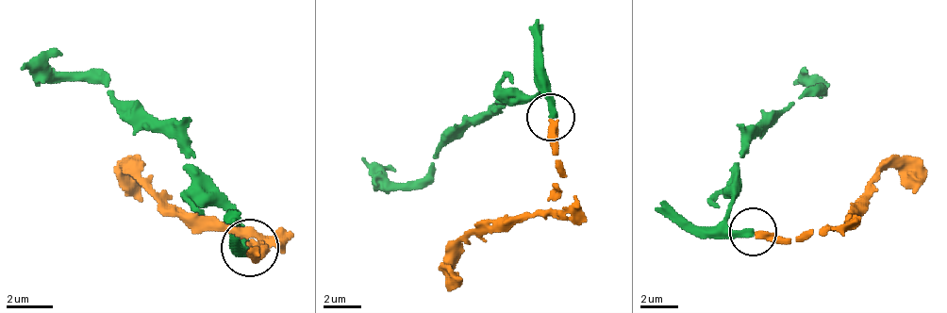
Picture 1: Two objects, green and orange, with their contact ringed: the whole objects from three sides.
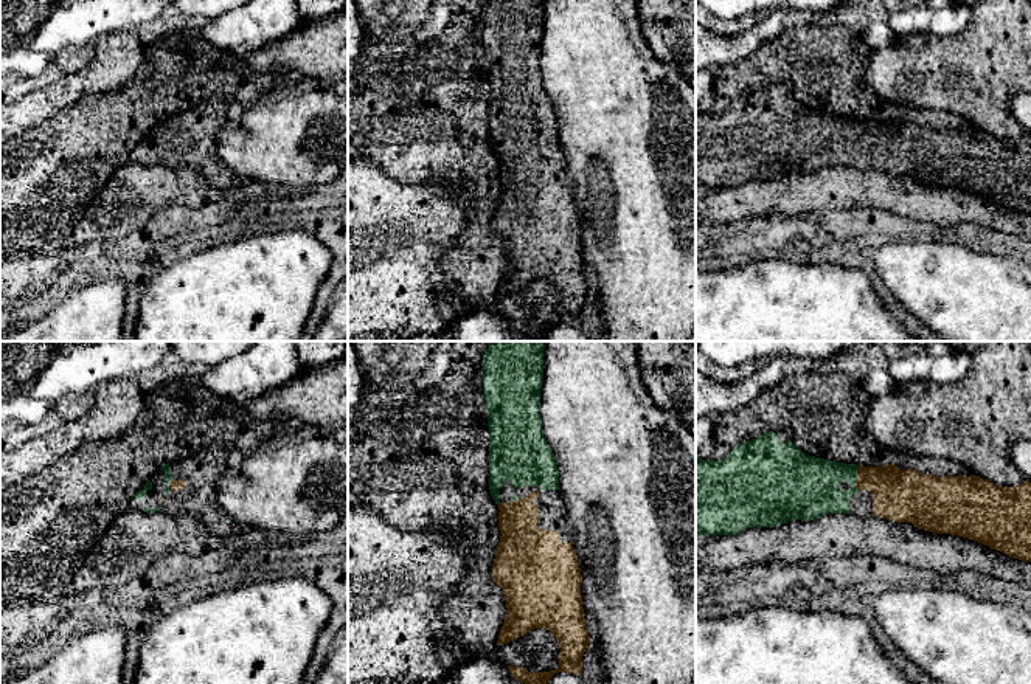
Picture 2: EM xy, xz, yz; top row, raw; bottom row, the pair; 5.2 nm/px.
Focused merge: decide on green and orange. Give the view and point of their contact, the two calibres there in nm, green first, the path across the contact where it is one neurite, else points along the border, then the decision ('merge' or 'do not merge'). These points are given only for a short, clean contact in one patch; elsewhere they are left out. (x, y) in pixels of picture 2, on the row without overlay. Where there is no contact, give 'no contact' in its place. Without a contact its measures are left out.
meets green in yz at (856, 131); 320 nm thick on the green side, 280 nm on the other; runs through yz (809, 140), (828, 127), (856, 131), (879, 132), (901, 148); merge

